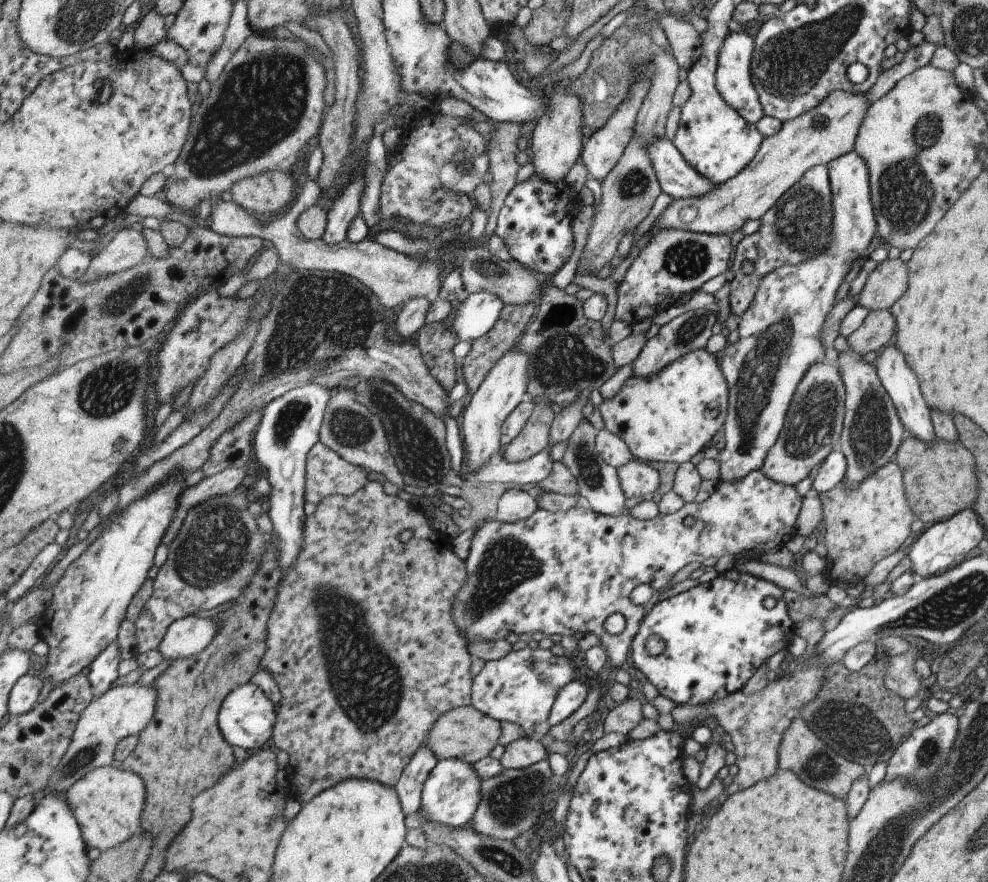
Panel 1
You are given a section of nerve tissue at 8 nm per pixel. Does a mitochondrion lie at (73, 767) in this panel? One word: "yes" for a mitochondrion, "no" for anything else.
yes

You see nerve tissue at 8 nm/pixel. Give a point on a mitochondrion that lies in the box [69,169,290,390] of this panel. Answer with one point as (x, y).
(114, 304)

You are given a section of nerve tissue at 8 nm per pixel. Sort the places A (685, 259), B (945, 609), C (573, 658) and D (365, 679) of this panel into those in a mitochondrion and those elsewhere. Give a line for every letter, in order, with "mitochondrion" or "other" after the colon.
A: mitochondrion
B: mitochondrion
C: other
D: mitochondrion

